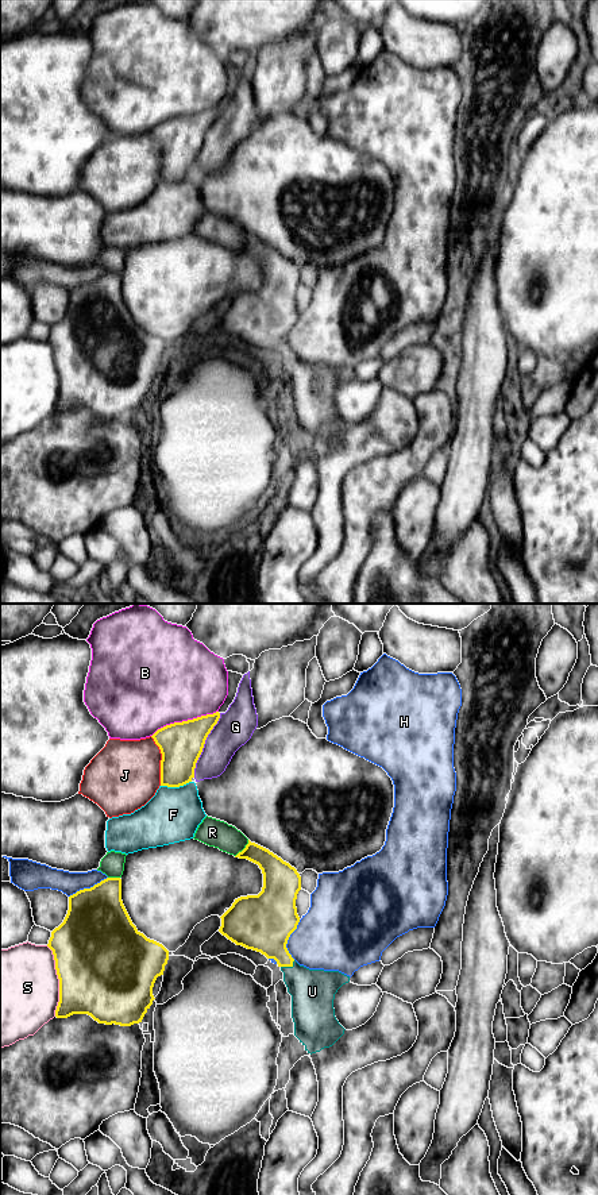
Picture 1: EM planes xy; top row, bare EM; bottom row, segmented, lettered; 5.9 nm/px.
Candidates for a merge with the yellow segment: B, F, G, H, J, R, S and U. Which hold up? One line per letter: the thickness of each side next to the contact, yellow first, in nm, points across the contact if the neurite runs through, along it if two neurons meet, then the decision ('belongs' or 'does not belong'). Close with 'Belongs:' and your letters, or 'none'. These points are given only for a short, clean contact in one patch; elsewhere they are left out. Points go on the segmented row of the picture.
B: calibres 260 and 500 nm; does not belong
F: calibres 260 and 320 nm; does not belong
G: calibres 260 and 220 nm; does not belong
H: calibres 340 and 400 nm; does not belong
J: calibres 260 and 420 nm; does not belong
R: calibres 180 and 160 nm; does not belong
S: calibres 500 and 480 nm; does not belong
U: calibres 280 and 260 nm; way xy (267, 929), (273, 945), (288, 966), (312, 991); belongs
Belongs: U

